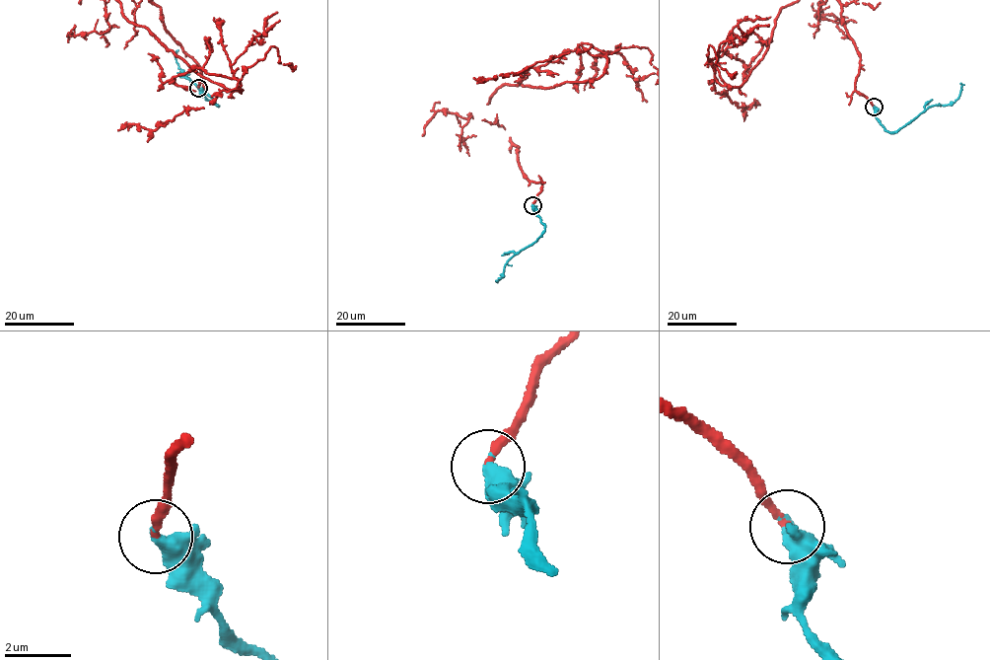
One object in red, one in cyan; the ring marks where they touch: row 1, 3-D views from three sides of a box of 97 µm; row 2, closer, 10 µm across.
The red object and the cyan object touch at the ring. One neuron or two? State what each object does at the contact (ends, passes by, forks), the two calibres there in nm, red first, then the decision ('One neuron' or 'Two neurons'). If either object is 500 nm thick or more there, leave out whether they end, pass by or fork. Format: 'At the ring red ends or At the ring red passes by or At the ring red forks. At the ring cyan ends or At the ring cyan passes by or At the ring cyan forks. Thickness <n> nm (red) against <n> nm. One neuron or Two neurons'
Thickness 200 nm (red) against 550 nm. One neuron

